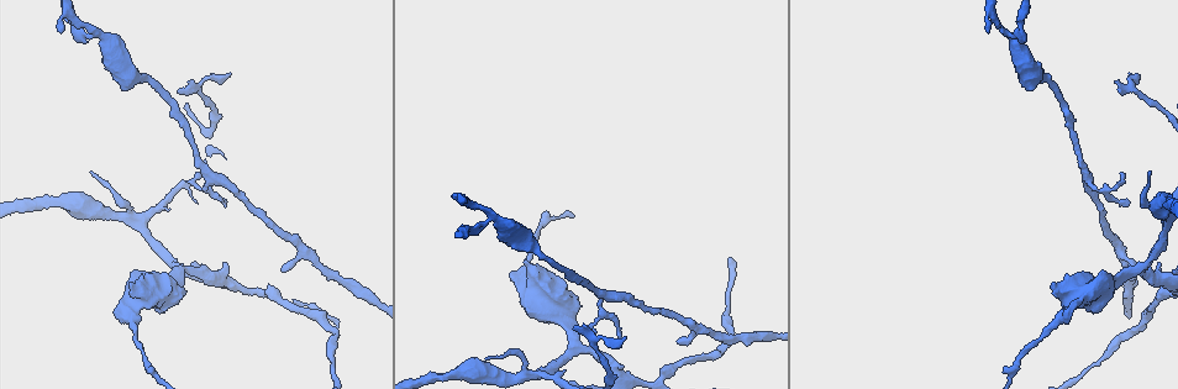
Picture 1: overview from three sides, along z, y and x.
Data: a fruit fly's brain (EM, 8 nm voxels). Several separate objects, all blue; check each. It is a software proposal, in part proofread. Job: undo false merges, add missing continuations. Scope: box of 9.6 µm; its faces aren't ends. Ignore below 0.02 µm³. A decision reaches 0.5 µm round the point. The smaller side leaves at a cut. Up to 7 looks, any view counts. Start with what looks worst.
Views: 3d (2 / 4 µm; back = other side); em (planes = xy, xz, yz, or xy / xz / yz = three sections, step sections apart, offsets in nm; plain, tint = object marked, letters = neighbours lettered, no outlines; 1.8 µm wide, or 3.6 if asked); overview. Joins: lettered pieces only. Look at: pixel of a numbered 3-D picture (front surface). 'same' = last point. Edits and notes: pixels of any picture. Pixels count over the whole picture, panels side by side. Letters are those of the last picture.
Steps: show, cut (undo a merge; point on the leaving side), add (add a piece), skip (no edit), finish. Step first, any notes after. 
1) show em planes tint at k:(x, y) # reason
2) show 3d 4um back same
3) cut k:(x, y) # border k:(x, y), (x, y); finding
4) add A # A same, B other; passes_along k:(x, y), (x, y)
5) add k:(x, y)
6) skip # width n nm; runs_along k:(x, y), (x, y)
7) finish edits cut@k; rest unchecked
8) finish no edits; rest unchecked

show 3d 2um at 1:(201, 79) # sharp bend

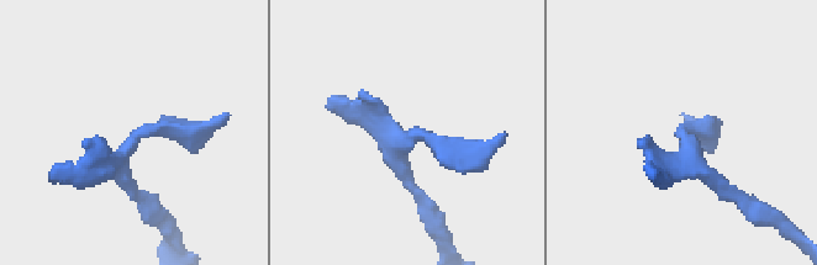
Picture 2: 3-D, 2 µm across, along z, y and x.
show em xy step 8 tint at 2:(137, 135) # need the tissue

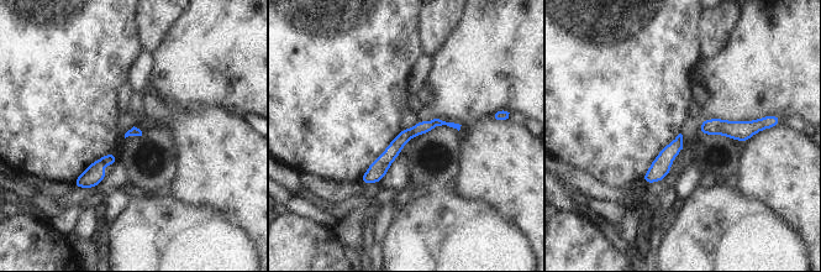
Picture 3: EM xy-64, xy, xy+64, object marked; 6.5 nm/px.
show em planes letters same # another direction

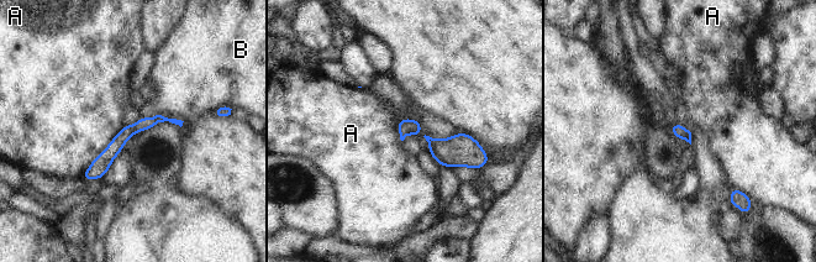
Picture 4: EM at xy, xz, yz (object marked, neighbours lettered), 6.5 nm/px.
skip # width 90 nm; longest_contact A 460 nm; A other, B other; one neuron here

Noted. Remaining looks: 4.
show 3d 2um at 1:(1088, 179) # arms part here

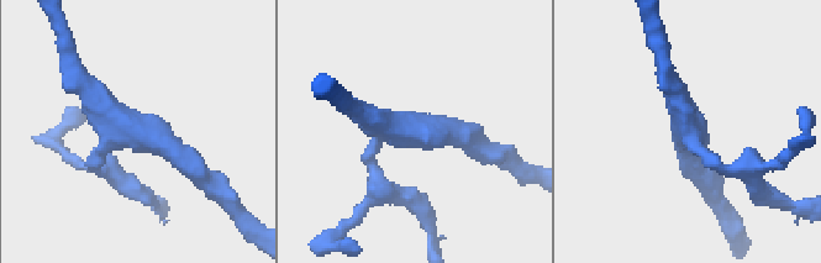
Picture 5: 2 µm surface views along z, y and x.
show em 3.6um planes tint at 5:(399, 133)

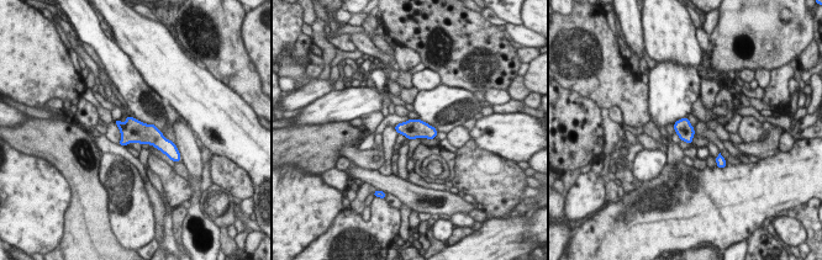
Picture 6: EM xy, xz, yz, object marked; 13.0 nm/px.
show em 3.6um planes letters same # see the neighbours

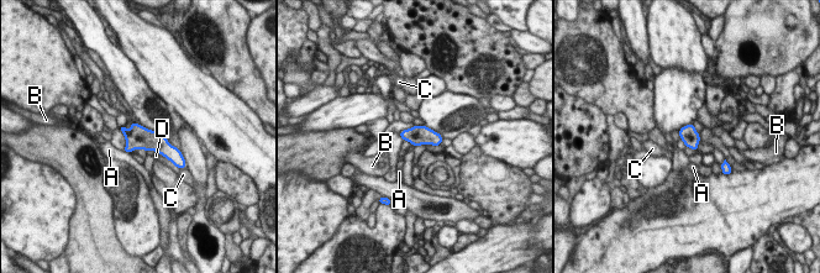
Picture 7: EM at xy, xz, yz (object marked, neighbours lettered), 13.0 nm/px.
skip # A other, B other, C other, D other; border 7:(414, 125), (398, 132); continuous, no second neuron

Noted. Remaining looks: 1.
show em planes letters at 1:(280, 271) # branch stops here

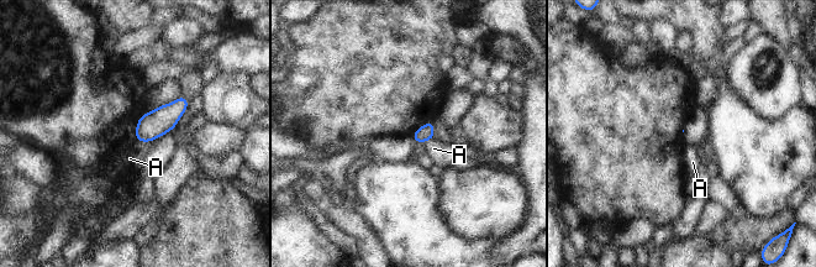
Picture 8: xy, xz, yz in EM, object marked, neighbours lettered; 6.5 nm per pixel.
skip # longest_contact A 150 nm; A other; none of them fits

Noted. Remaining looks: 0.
finish no edits; rest unchecked

